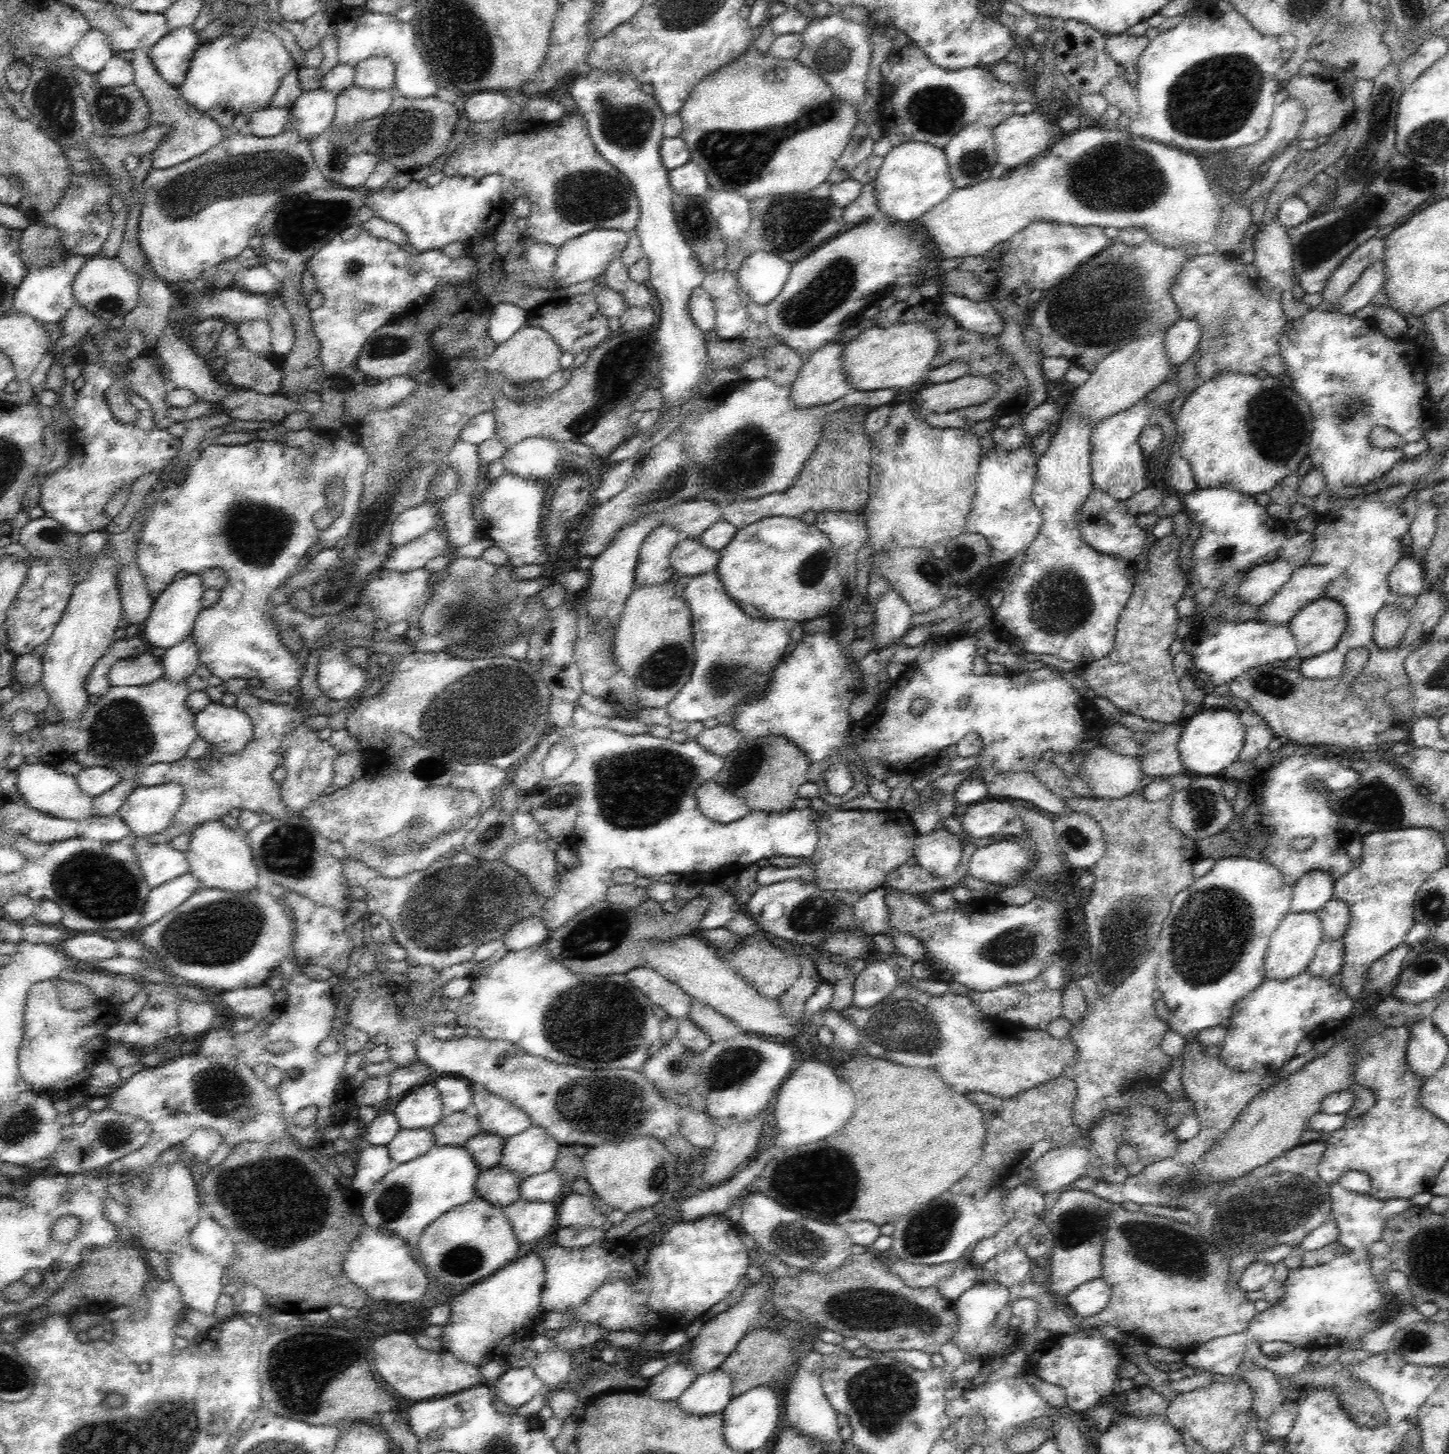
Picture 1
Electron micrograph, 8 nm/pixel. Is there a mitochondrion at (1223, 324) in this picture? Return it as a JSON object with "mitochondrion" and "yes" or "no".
{"mitochondrion":"yes"}

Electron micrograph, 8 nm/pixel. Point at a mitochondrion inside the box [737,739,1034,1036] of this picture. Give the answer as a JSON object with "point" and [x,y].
{"point":[814,914]}

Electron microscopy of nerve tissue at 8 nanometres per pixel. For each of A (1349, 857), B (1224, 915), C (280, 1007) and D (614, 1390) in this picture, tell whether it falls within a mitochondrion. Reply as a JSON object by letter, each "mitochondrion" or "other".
{"A":"other","B":"mitochondrion","C":"other","D":"other"}

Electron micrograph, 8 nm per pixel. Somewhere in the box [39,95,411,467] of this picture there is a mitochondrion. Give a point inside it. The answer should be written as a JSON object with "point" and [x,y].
{"point":[190,192]}

